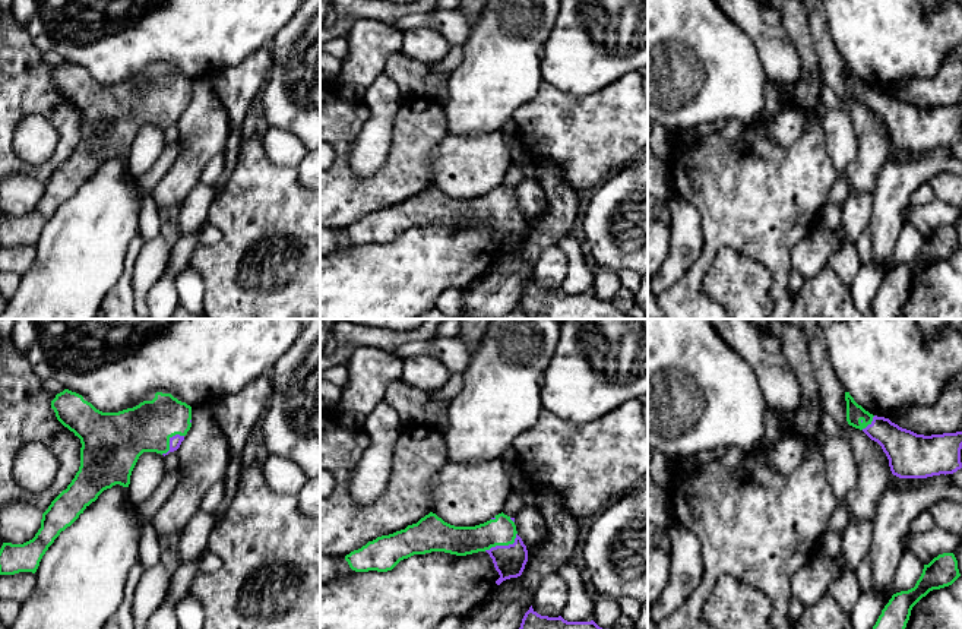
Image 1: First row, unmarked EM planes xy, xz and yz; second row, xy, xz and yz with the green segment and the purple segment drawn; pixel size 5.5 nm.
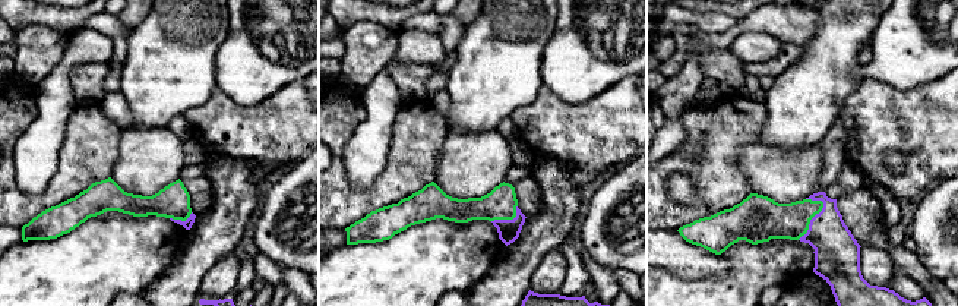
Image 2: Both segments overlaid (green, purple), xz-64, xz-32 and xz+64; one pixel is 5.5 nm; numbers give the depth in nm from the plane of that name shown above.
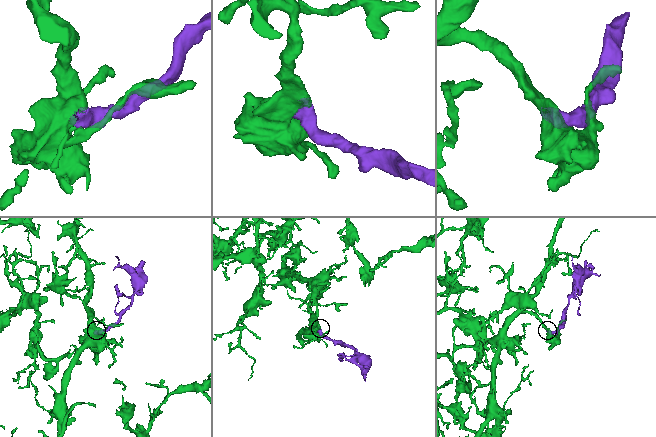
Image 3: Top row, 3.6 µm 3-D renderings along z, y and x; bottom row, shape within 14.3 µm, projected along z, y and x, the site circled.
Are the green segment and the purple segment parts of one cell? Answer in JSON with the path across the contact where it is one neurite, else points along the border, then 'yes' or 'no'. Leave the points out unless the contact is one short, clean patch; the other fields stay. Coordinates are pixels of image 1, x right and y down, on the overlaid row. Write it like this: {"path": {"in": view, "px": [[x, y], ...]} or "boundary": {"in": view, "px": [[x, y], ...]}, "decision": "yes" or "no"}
{"decision": "yes"}

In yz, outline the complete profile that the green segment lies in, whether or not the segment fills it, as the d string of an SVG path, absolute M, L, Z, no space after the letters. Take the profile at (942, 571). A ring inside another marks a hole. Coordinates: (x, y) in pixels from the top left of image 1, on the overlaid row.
M943 553L924 565L915 587L892 595L873 629L905 629L912 607L933 590L952 585L961 576L953 553Z

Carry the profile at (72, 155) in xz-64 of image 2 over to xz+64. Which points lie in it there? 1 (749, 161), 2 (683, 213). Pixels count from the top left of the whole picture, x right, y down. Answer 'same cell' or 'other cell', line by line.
1: other cell
2: same cell

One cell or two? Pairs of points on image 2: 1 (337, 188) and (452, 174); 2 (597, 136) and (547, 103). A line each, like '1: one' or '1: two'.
1: two
2: one

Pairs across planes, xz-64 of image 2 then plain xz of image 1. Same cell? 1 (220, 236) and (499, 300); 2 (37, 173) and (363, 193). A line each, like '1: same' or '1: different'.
1: same
2: different

